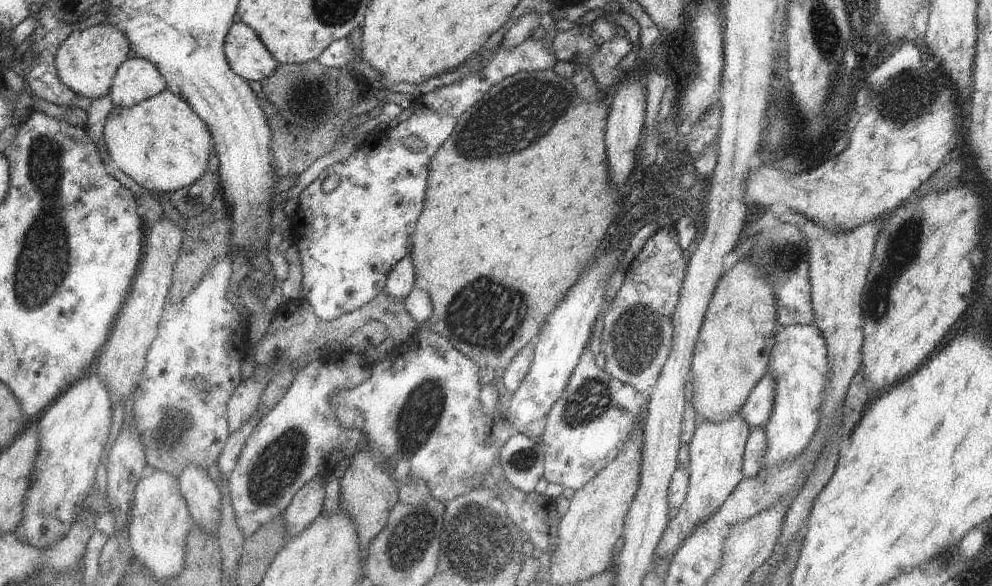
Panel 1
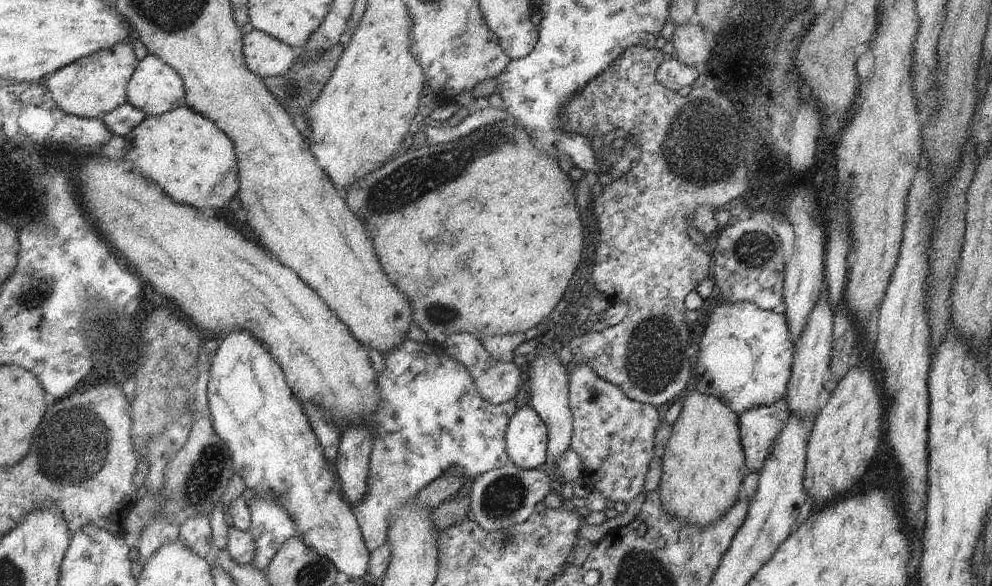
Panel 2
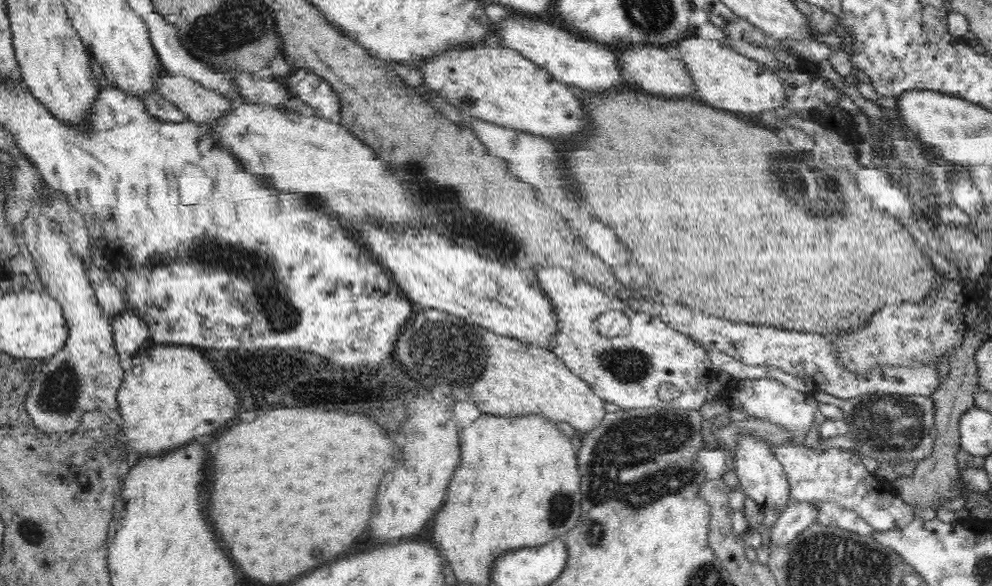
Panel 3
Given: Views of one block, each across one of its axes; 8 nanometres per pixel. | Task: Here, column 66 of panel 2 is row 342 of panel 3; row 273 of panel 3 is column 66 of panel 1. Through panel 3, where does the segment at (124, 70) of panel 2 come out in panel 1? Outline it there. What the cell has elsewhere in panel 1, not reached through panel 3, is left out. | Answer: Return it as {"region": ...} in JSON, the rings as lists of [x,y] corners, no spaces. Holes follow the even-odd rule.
{"region":[[[106,22],[72,31],[59,46],[55,59],[56,74],[83,102],[109,96],[112,81],[122,63],[131,56],[126,34]]]}

